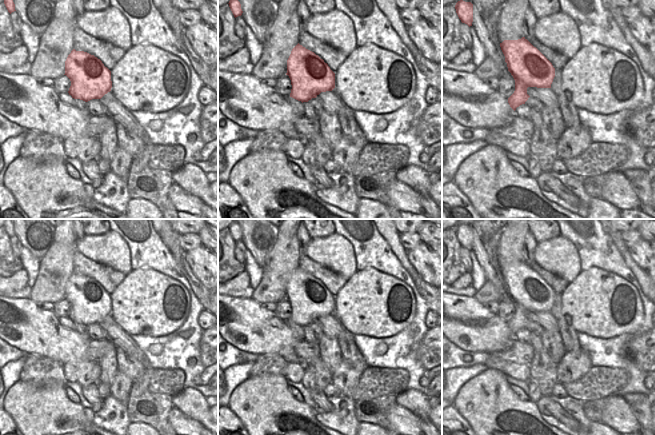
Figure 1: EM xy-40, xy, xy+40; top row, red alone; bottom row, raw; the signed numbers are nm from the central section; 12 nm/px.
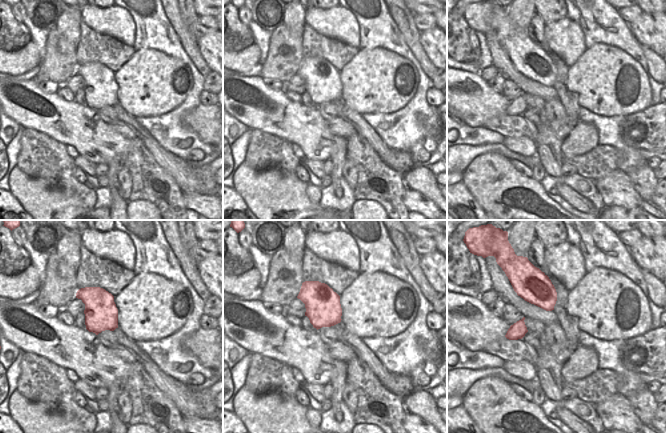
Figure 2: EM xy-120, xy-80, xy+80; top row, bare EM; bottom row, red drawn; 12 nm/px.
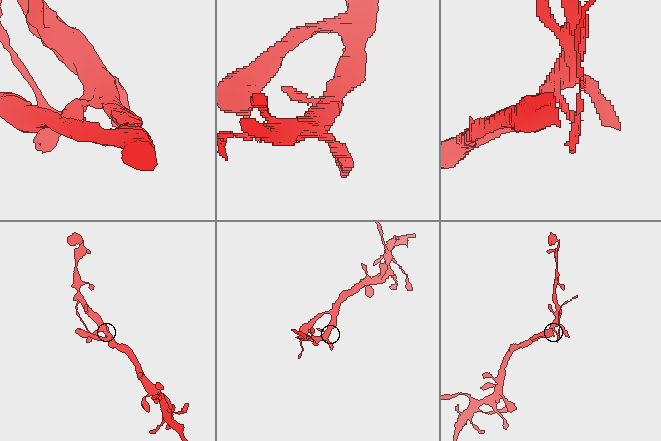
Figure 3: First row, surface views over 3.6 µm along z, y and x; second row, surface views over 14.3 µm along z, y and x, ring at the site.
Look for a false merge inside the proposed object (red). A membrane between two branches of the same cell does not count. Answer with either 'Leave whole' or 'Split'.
Split

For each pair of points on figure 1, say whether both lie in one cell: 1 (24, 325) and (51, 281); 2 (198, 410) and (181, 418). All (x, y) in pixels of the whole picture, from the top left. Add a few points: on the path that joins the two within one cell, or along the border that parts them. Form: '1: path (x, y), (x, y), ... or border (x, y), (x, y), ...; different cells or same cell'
1: border (29, 298), (35, 303); different cells
2: border (174, 406), (202, 424); different cells

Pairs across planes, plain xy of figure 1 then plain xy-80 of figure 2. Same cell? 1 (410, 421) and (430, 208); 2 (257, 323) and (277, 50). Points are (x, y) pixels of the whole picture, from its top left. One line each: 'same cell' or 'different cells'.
1: same cell
2: different cells

